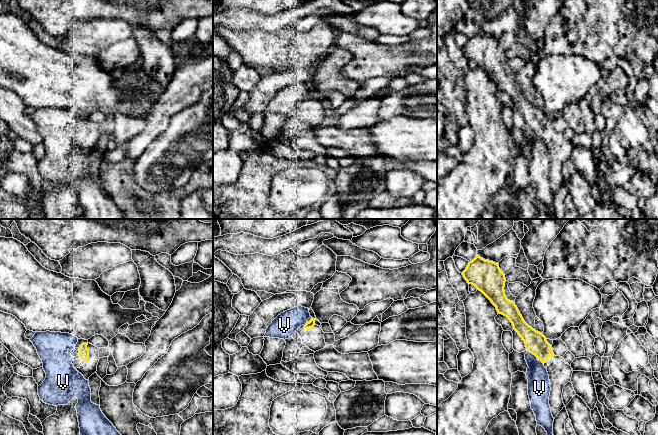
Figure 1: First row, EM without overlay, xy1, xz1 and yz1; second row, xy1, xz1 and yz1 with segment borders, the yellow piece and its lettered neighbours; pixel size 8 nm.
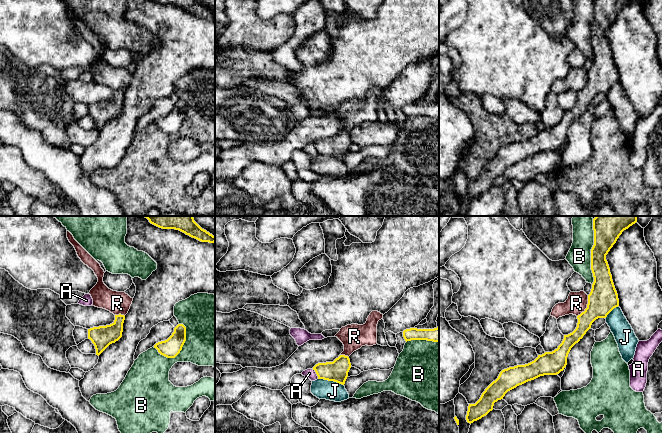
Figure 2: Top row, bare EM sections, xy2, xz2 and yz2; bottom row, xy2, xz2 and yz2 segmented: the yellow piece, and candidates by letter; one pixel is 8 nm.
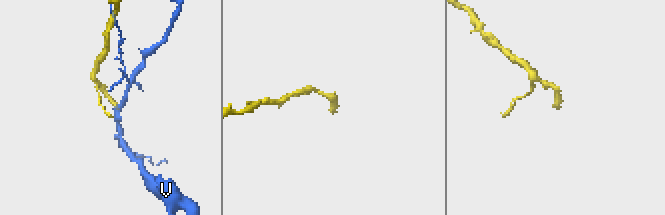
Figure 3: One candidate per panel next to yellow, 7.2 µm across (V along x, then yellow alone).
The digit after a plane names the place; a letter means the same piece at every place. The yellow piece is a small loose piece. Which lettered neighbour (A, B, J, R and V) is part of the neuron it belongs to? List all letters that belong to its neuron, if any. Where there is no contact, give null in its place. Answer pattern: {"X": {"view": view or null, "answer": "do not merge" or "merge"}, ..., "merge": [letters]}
{"A": {"view": "xz2", "answer": "do not merge"}, "B": {"view": "yz2", "answer": "do not merge"}, "J": {"view": "xz2", "answer": "do not merge"}, "R": {"view": "yz2", "answer": "do not merge"}, "V": {"view": "yz1", "answer": "do not merge"}, "merge": []}

